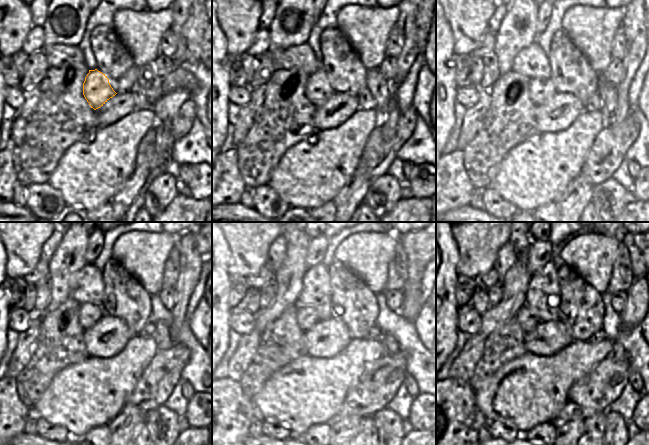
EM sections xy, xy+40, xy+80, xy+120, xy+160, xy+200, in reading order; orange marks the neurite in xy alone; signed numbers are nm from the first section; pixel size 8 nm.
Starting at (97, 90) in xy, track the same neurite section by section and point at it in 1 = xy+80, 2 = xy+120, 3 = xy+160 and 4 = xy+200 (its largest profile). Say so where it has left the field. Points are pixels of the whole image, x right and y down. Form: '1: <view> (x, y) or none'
1: xy+80 (541, 90)
2: xy+120 (89, 314)
3: xy+160 (307, 316)
4: xy+200 (528, 321)

